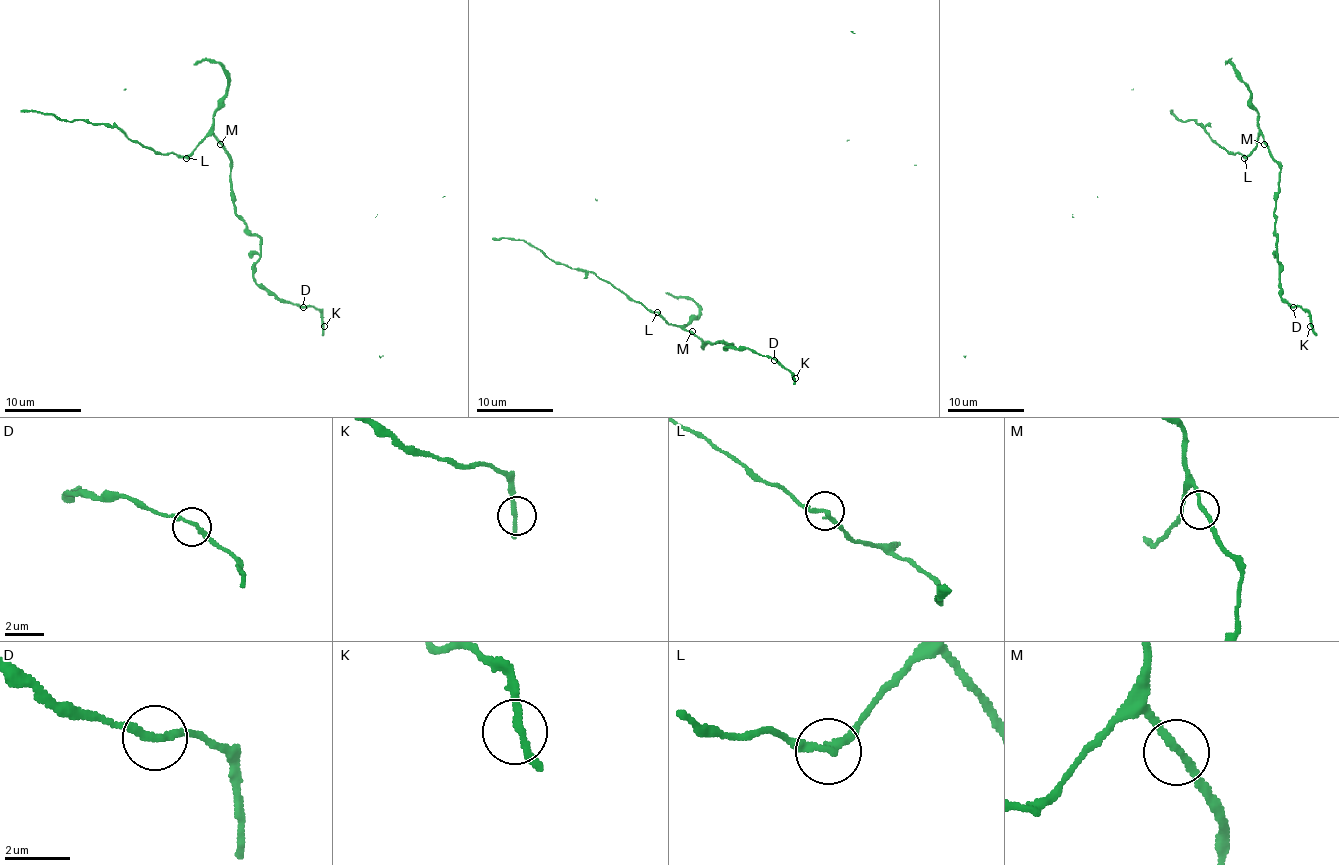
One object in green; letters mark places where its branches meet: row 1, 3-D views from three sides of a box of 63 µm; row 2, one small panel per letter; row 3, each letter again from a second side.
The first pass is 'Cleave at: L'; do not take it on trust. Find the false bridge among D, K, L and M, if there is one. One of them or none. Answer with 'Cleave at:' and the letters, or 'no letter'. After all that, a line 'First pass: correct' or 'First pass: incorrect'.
Cleave at: L
First pass: correct

